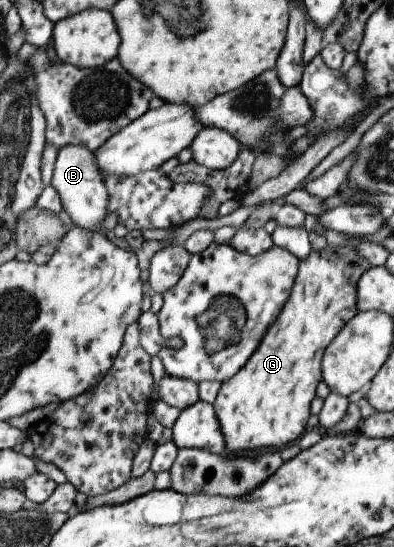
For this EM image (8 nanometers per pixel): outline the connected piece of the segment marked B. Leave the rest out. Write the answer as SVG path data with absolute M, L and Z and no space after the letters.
M65 145L57 151L57 155L53 165L53 172L49 184L56 190L59 195L61 209L63 209L70 217L75 226L81 227L88 232L102 232L98 228L100 222L104 219L107 213L108 195L105 190L103 181L104 173L97 167L95 155L84 146L81 145Z

